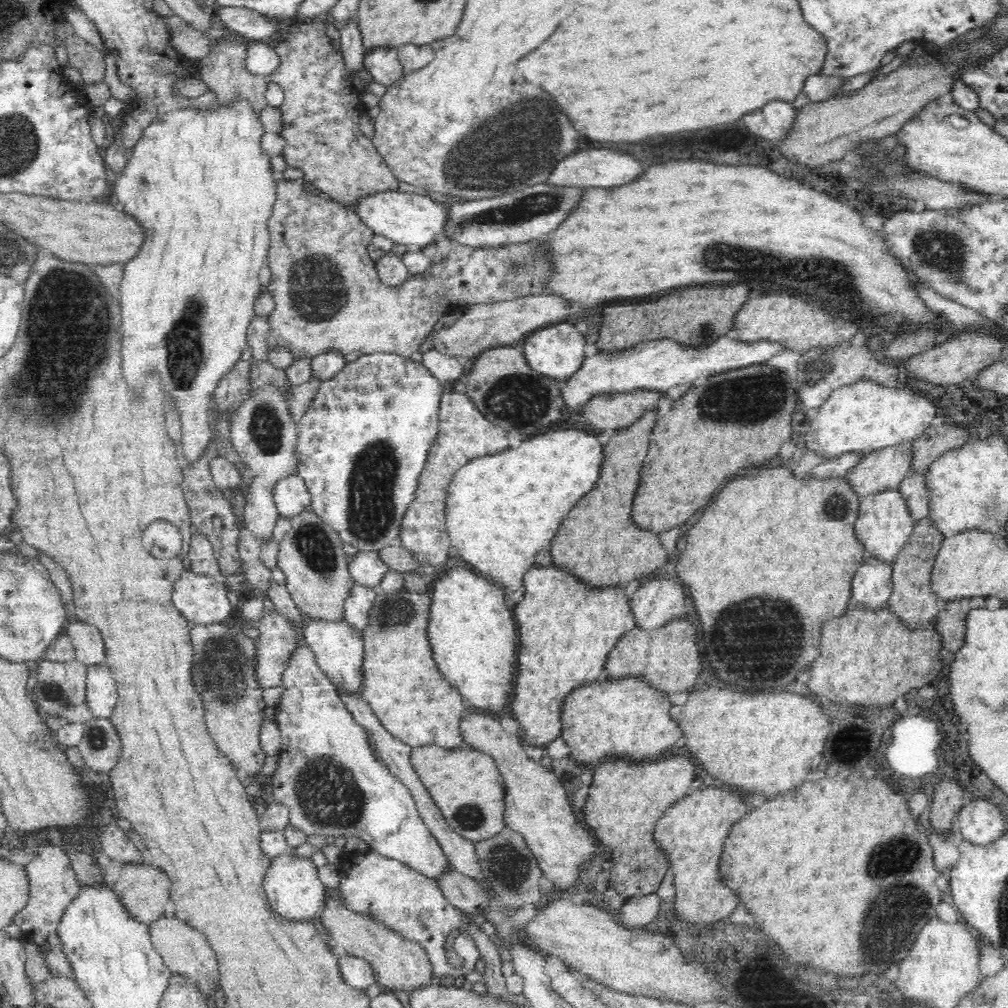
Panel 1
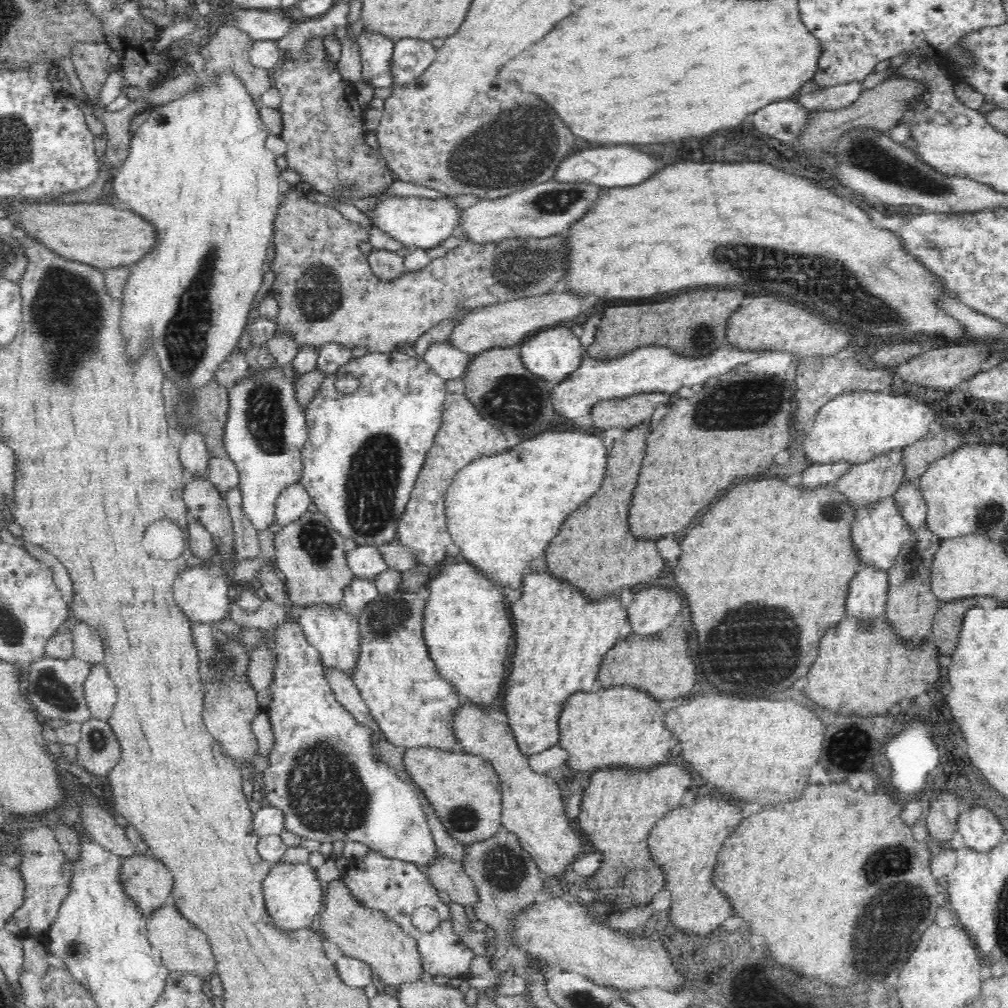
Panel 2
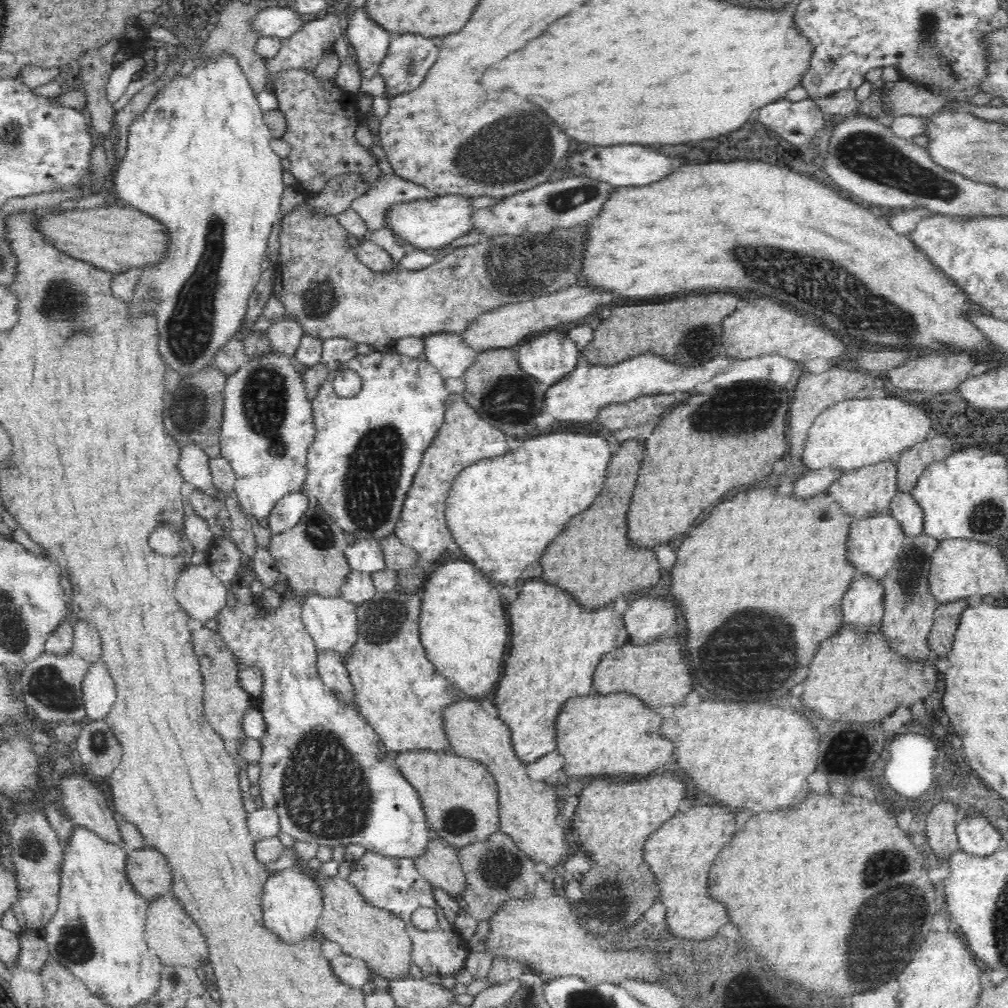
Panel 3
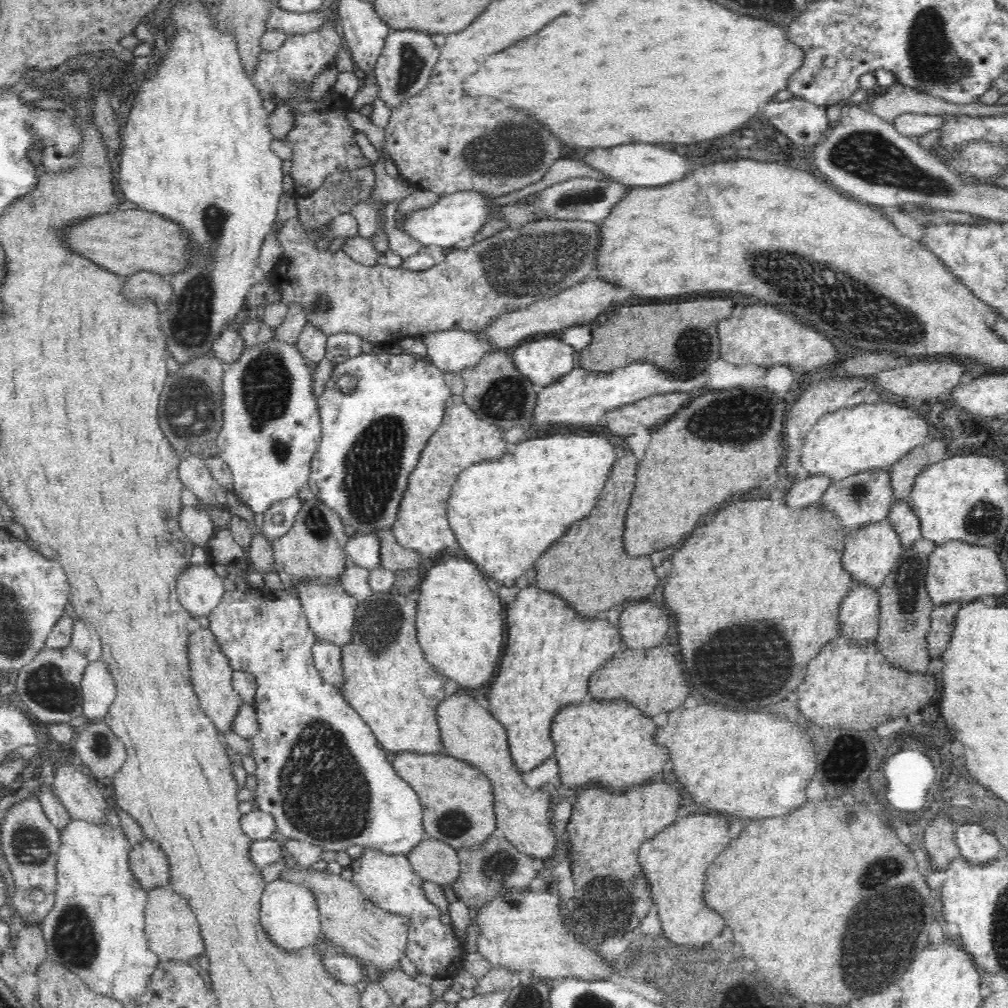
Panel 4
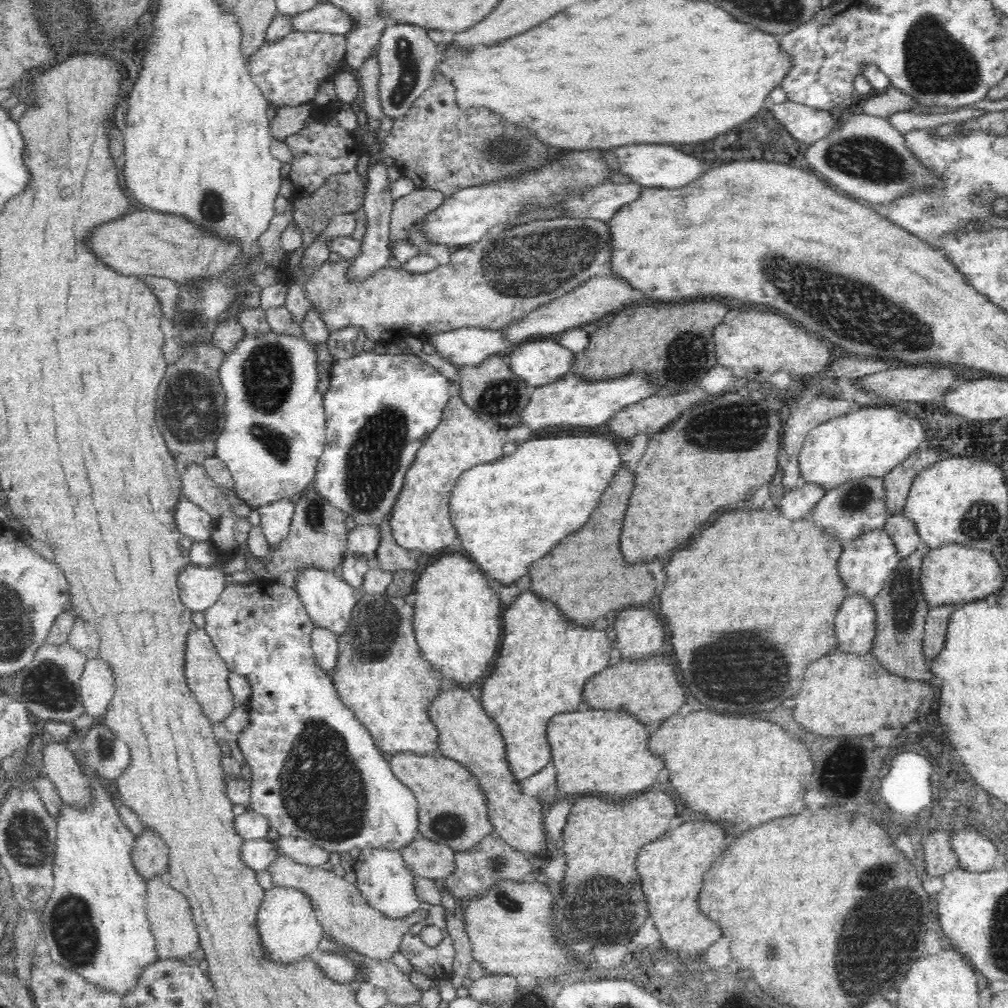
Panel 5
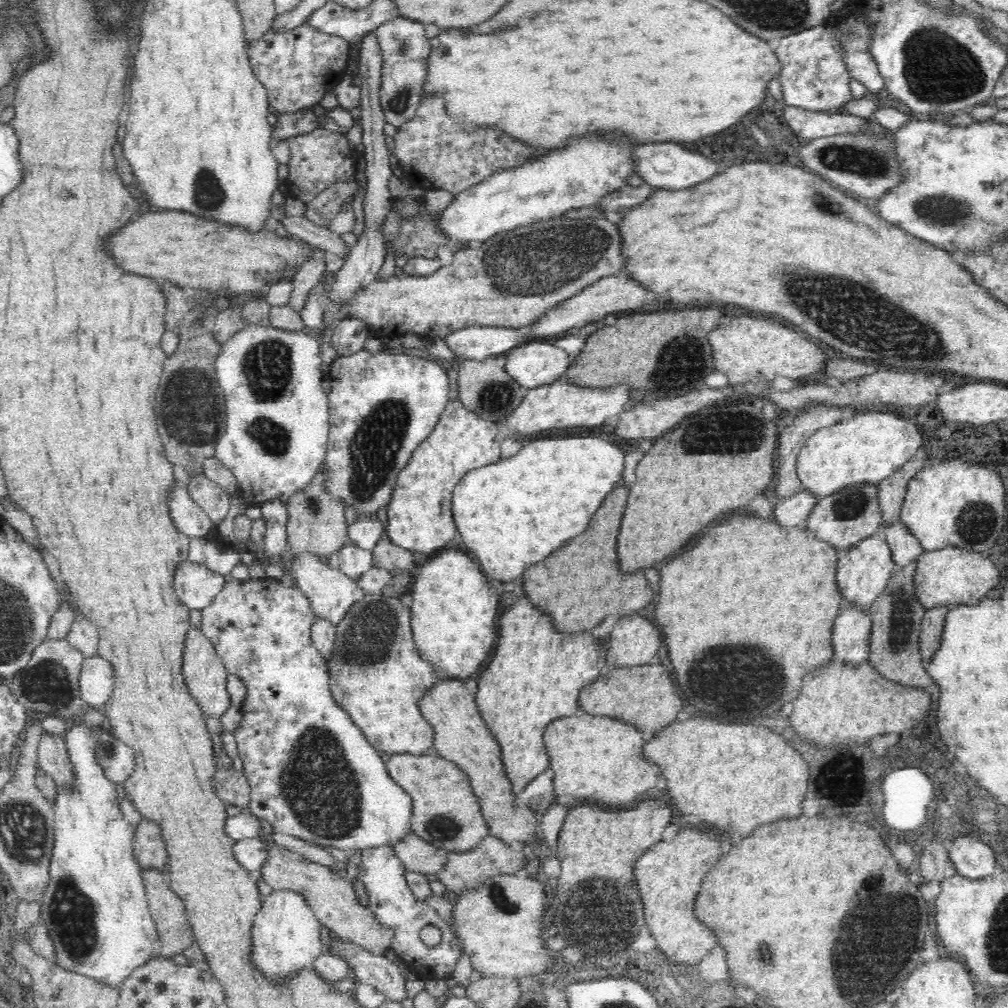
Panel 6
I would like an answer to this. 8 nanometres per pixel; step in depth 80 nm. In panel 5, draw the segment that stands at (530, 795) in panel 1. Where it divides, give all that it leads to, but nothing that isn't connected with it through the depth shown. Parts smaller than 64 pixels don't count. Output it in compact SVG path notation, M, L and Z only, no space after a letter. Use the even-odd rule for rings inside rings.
M457 684L451 690L440 692L430 706L429 714L436 724L439 736L438 753L466 765L481 780L488 795L488 808L494 833L512 848L528 854L542 854L548 850L544 832L544 814L538 795L528 796L520 790L520 782L514 777L507 757L502 729L488 716L467 688Z

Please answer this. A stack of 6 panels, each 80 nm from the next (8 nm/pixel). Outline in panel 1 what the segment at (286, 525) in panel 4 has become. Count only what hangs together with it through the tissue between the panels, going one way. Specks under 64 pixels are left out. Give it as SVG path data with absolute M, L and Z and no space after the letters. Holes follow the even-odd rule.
M297 471L276 481L272 496L279 515L284 517L299 515L311 504L311 494Z

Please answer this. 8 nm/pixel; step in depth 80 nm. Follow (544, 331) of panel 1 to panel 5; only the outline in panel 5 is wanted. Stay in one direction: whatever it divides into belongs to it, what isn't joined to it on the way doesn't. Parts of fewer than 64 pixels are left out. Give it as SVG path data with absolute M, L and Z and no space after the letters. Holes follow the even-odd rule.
M530 340L509 349L510 367L530 386L541 387L571 371L575 352L554 340Z

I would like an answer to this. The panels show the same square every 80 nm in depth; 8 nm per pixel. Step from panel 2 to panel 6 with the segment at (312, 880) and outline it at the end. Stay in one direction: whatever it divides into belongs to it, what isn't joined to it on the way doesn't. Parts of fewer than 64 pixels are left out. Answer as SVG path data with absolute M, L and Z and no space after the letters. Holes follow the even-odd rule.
M273 889L265 896L260 910L255 916L252 928L253 964L274 977L276 981L287 979L297 970L313 964L317 956L324 952L322 923L307 903L306 897L294 889Z

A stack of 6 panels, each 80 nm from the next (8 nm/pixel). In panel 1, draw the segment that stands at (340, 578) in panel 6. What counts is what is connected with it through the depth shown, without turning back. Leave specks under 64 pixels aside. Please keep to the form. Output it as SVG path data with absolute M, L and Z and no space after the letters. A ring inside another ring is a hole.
M306 617L301 635L304 643L314 653L316 664L326 673L328 681L332 682L337 689L346 692L346 697L362 698L366 678L365 650L361 633L350 628L344 620L338 623L326 623Z

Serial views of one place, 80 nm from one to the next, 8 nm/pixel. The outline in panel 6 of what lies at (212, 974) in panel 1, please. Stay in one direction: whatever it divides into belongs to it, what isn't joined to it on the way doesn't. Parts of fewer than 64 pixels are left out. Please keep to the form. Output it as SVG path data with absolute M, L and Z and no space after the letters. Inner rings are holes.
M152 868L142 870L142 878L147 894L147 905L154 919L157 937L160 939L160 957L170 959L176 954L182 954L190 947L195 948L195 936L186 914L186 903L169 887L161 871Z

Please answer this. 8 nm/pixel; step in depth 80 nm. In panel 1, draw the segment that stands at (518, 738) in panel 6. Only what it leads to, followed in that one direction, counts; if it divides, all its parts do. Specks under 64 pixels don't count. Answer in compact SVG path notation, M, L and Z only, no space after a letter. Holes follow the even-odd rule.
M554 564L532 566L526 572L524 586L526 596L514 609L514 618L520 632L520 654L509 714L520 724L526 741L535 747L546 748L552 740L562 735L561 717L566 696L573 692L578 684L592 684L602 678L610 651L625 632L636 627L636 617L624 586L590 586L576 578L572 572L562 570Z

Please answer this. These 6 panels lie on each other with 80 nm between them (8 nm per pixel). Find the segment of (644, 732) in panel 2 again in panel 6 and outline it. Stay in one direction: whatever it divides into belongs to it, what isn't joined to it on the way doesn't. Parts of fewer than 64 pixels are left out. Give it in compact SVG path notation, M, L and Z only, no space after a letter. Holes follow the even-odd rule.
M579 712L577 715L564 716L550 721L545 728L545 744L550 756L550 768L554 772L553 792L556 796L570 794L576 796L578 792L584 792L584 800L592 800L594 803L618 804L626 806L632 800L646 796L648 788L652 788L662 774L662 767L646 759L644 746L648 735L636 725L610 716L588 714Z

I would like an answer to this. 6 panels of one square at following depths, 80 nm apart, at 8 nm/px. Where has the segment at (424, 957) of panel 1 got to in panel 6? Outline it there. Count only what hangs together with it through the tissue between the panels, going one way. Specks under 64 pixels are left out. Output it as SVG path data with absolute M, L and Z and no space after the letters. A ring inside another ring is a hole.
M267 840L270 858L261 868L261 877L273 889L294 889L306 897L316 918L330 930L331 935L343 942L350 942L374 956L385 956L392 951L396 929L384 925L356 898L352 885L336 869L302 860L297 854Z

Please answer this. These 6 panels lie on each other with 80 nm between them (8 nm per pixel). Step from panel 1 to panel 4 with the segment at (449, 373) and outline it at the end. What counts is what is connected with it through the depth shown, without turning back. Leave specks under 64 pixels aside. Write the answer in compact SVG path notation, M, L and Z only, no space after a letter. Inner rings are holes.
M458 330L428 333L423 338L430 362L444 374L461 374L464 368L478 364L491 348L485 340L475 338L476 331Z

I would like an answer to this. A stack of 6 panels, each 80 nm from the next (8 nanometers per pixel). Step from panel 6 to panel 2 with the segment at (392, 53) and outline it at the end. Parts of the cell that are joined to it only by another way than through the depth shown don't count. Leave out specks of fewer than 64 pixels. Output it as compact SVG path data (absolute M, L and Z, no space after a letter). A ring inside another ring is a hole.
M406 38L394 43L394 85L409 83L424 72L434 62L435 50L426 40Z

